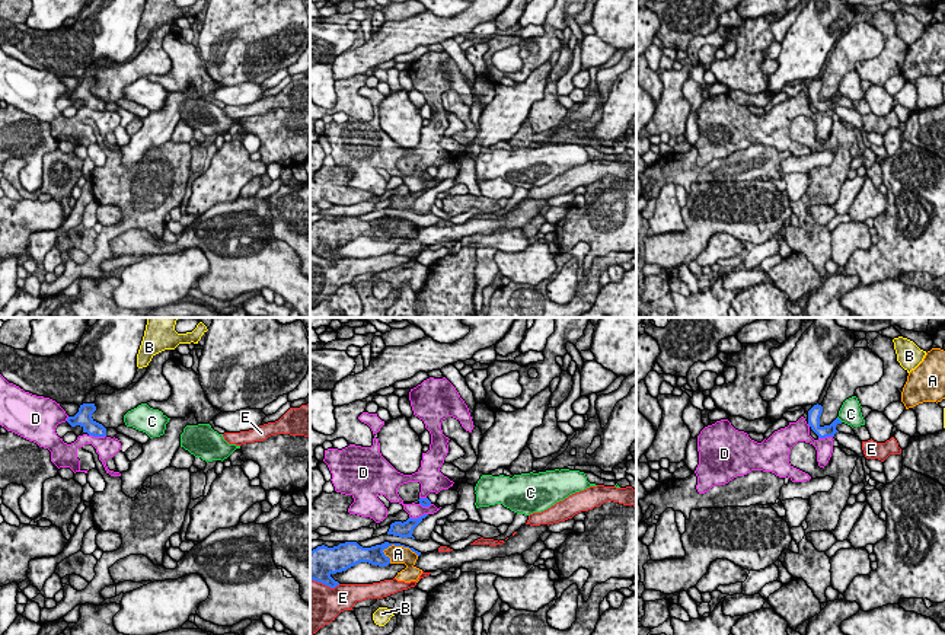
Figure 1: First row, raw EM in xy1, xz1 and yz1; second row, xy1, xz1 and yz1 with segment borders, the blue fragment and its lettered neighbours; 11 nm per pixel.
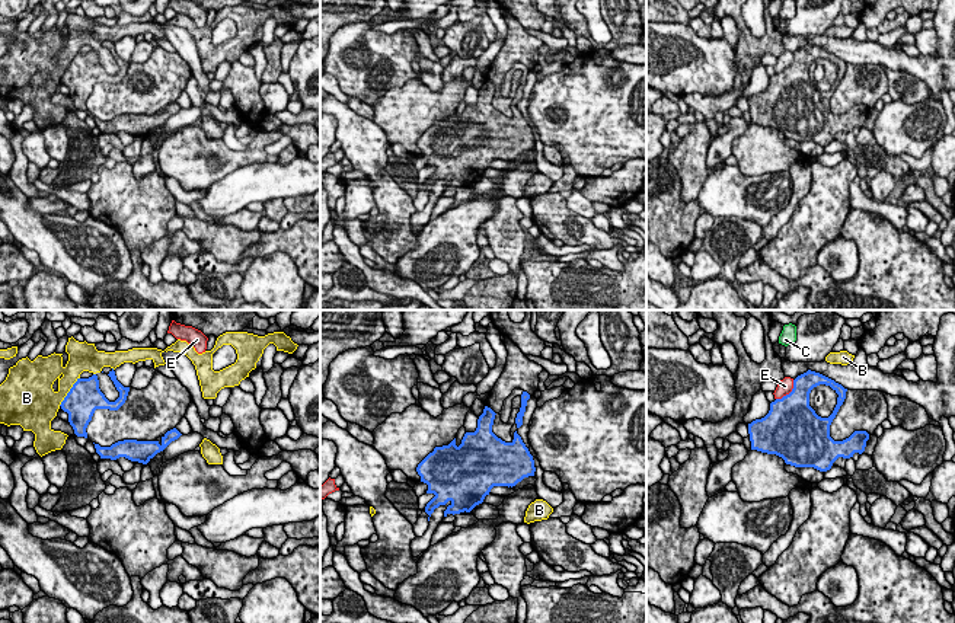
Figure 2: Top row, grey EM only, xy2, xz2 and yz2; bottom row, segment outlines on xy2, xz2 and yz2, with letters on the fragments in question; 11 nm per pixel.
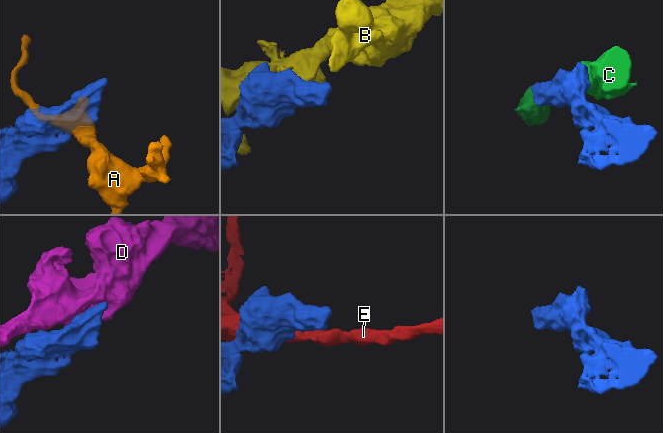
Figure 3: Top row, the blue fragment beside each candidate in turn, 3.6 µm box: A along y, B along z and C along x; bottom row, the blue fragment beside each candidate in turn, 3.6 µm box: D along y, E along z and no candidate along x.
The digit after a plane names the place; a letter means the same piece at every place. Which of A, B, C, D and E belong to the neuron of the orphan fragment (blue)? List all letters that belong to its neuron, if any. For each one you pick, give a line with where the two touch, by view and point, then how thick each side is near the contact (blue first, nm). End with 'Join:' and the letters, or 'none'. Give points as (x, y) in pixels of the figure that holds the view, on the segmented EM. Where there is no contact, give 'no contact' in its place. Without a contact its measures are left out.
Join: none

